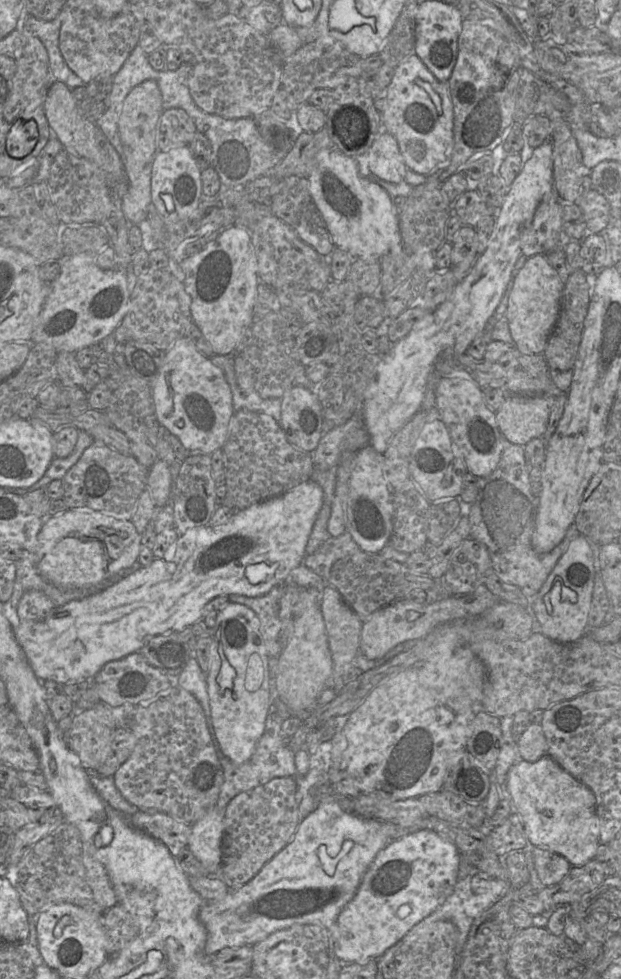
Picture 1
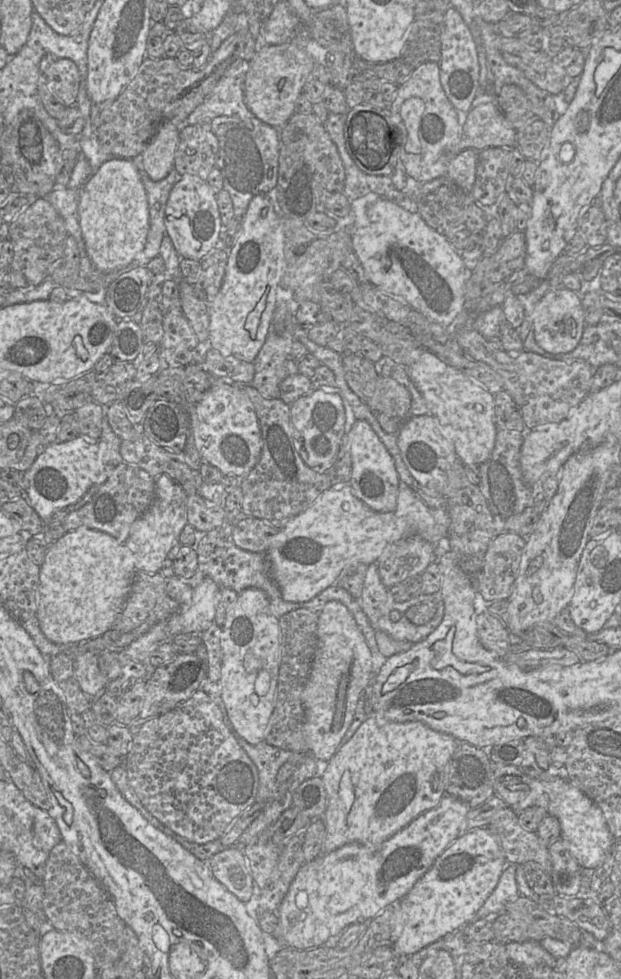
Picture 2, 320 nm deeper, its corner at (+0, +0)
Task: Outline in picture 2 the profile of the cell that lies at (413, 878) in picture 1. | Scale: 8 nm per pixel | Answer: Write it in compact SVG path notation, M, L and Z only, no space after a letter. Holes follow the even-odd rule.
M488 828L467 830L449 845L412 889L393 907L392 949L410 956L471 923L497 886L507 864L504 852Z

